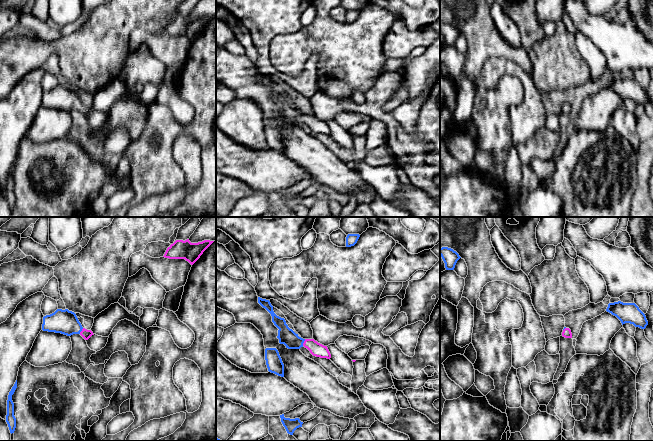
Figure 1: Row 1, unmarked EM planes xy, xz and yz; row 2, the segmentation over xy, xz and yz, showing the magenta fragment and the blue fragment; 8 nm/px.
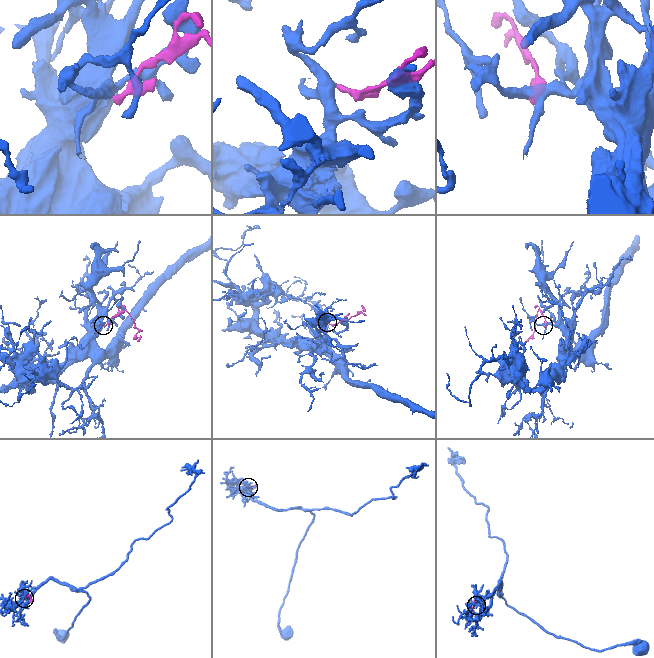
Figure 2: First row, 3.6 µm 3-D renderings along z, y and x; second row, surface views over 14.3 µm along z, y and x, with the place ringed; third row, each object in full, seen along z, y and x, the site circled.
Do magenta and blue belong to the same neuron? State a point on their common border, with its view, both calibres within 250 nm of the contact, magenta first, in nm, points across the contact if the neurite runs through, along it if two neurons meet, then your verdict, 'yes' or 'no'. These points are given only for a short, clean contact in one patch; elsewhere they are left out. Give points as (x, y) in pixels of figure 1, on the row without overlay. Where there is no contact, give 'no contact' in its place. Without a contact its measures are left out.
contact xz (304, 118); calibres 110 and 140 nm; way xz (316, 125), (311, 120), (304, 118), (294, 118), (286, 112); yes

